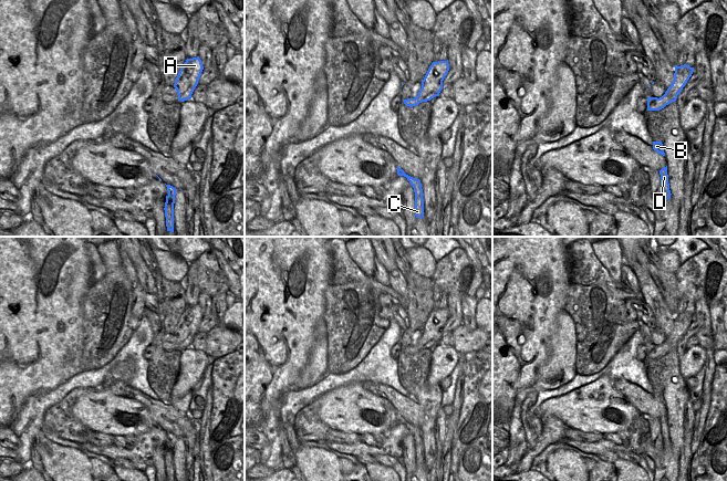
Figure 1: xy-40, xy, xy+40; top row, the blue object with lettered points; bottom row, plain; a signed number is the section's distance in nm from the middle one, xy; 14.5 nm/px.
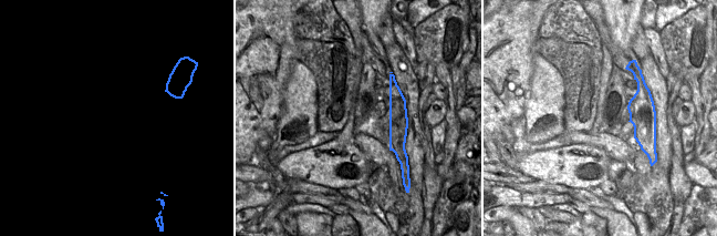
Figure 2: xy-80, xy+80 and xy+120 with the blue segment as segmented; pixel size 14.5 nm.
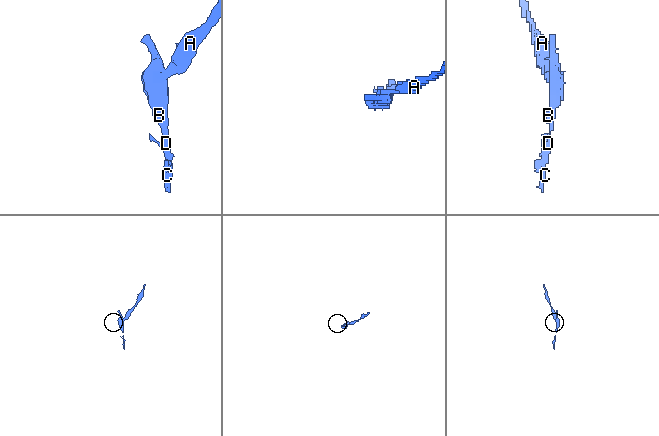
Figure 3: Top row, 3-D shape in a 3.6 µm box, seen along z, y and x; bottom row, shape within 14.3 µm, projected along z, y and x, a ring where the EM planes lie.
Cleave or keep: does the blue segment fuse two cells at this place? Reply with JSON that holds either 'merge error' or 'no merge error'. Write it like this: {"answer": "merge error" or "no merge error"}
{"answer": "merge error"}

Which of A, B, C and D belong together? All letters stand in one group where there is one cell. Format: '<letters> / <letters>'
A / B C D

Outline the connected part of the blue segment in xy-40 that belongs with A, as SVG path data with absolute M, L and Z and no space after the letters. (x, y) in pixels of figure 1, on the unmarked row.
M199 304L186 307L174 332L178 342L178 348L184 349L191 346L191 342L198 332L202 317L204 314Z

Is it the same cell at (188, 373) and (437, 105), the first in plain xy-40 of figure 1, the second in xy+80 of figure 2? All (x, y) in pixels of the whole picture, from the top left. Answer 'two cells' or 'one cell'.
one cell

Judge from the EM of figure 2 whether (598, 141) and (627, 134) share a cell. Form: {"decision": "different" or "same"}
{"decision": "different"}

